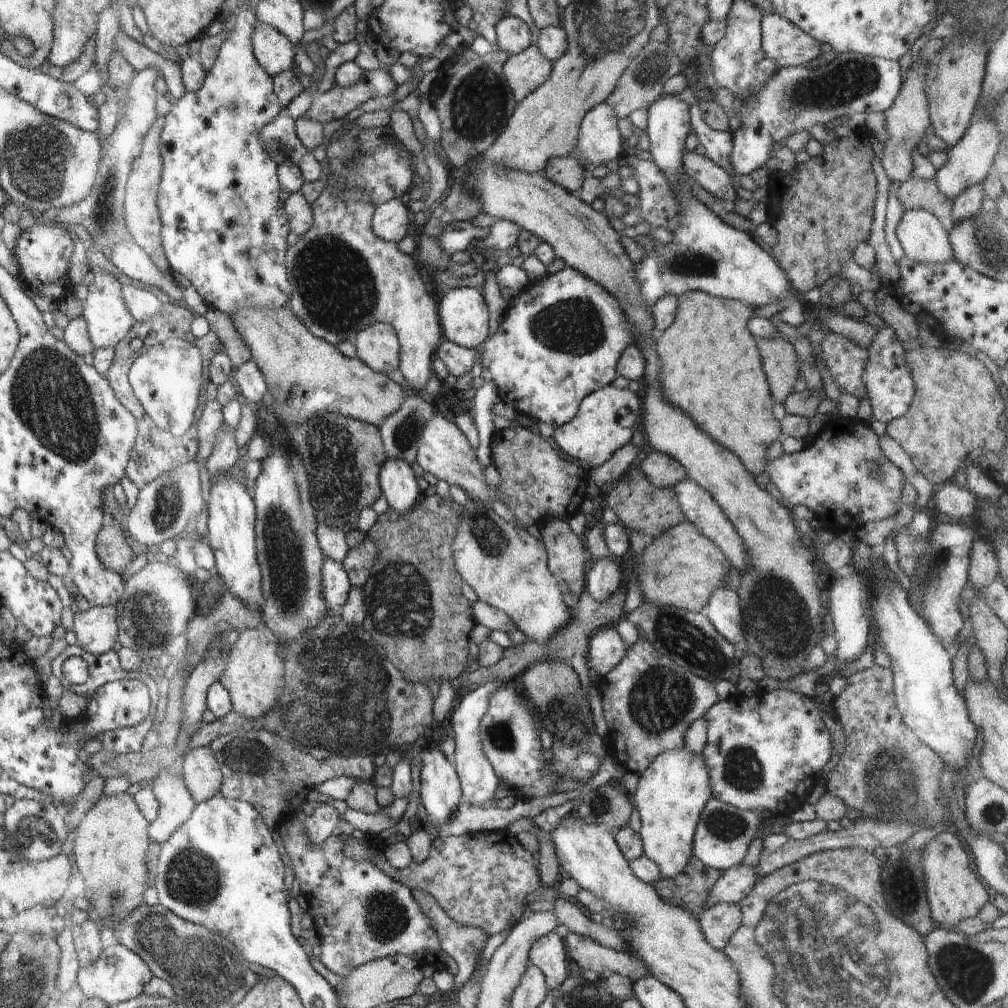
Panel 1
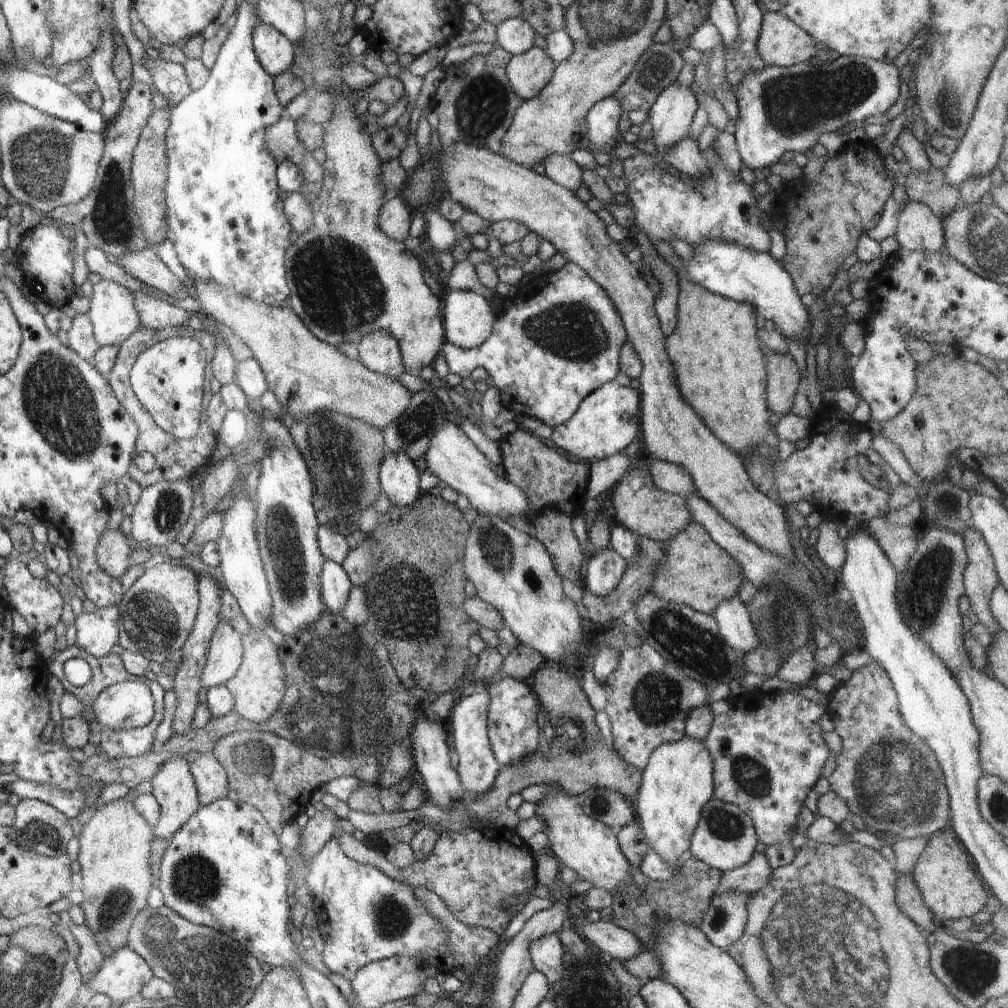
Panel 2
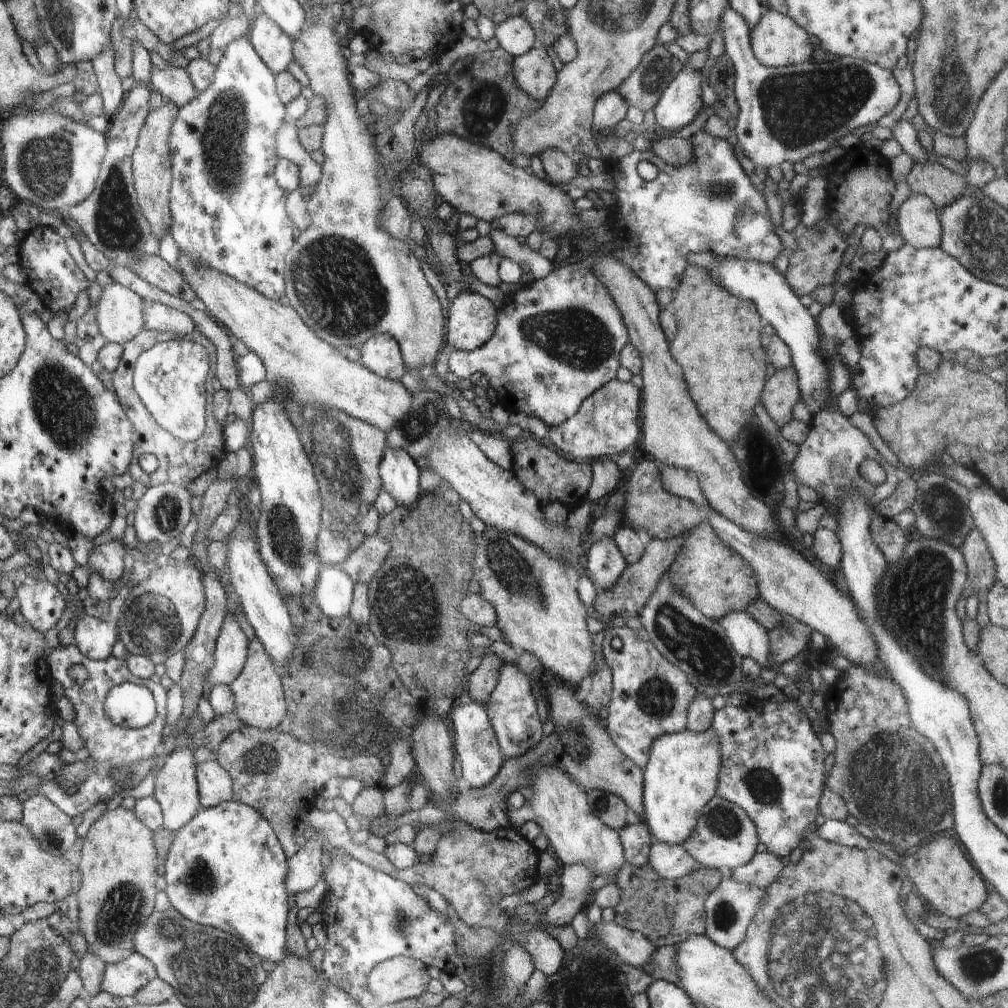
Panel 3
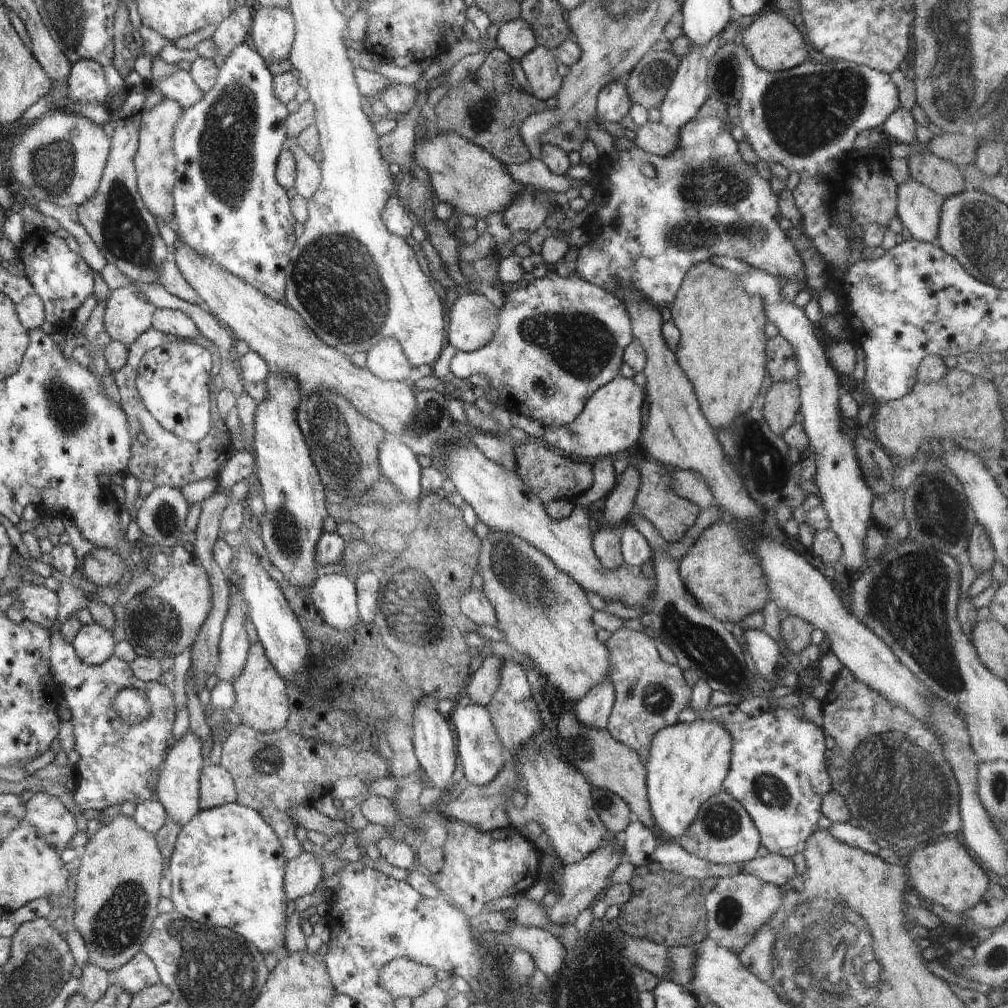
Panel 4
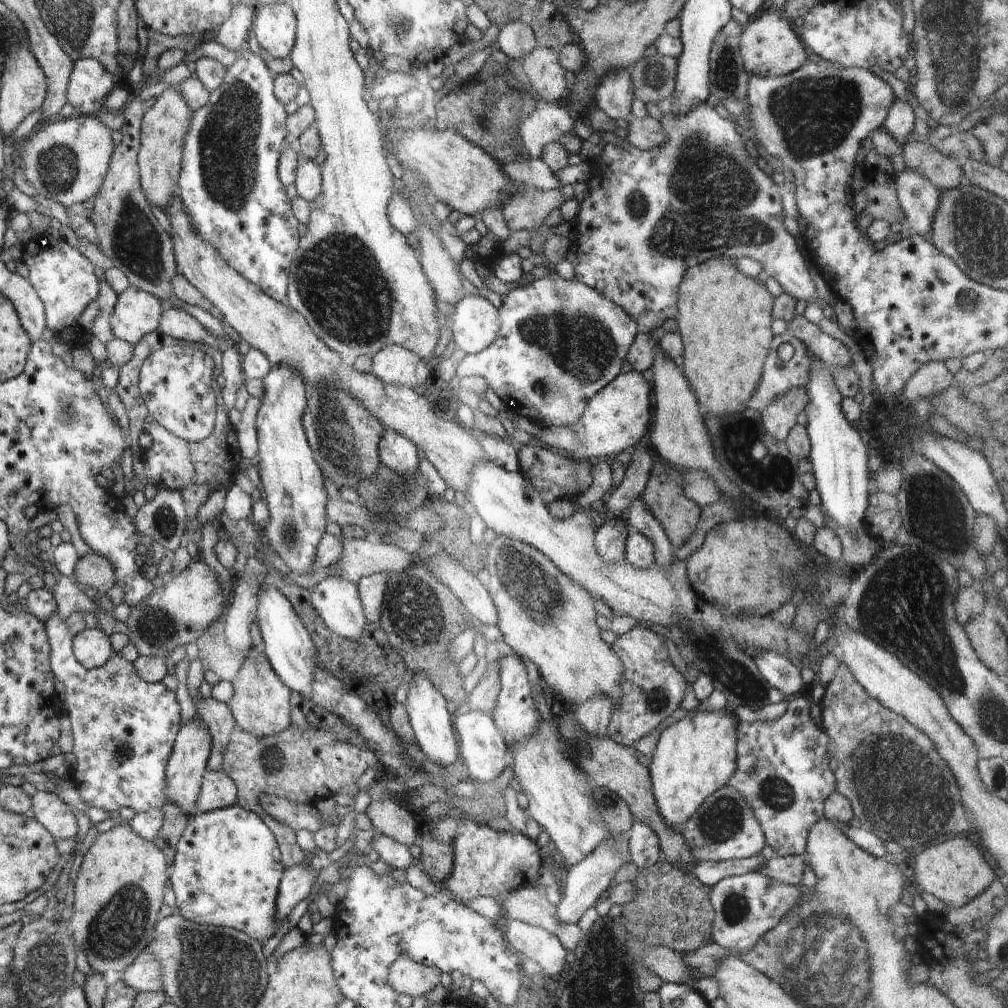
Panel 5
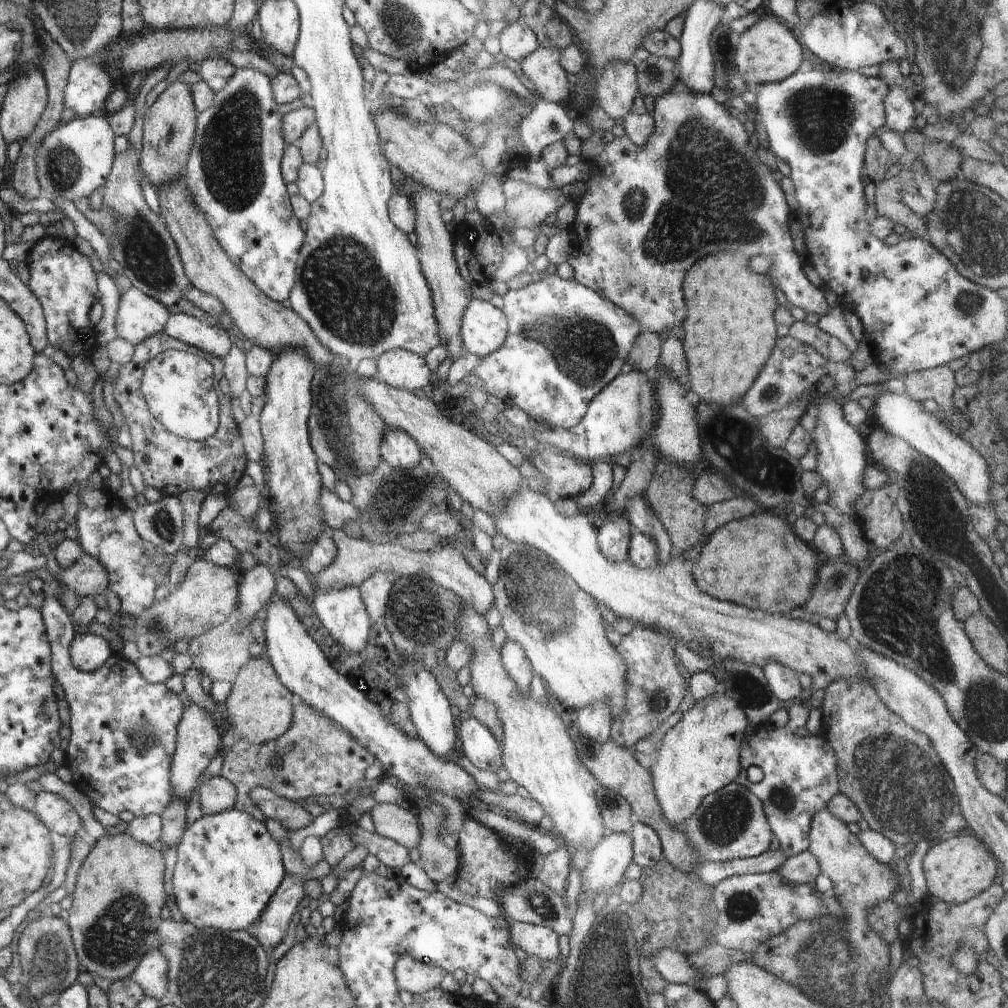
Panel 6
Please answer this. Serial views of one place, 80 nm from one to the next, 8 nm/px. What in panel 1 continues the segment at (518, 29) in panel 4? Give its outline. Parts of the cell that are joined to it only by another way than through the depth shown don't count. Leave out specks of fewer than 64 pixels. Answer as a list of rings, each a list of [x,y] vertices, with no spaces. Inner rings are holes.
[[[507,15],[494,28],[497,44],[509,55],[519,54],[532,44],[530,28],[520,18]]]

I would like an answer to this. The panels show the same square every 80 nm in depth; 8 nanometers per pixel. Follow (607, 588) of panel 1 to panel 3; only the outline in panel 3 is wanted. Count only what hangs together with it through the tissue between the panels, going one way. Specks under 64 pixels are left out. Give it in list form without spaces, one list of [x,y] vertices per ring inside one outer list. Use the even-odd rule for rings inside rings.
[[[613,537],[591,539],[587,554],[587,570],[589,579],[598,591],[612,587],[627,565]]]

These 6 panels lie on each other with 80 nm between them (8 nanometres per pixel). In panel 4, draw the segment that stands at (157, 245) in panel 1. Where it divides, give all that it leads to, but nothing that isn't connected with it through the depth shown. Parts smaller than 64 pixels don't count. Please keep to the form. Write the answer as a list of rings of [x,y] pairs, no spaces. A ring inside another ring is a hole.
[[[166,97],[160,104],[148,109],[142,117],[142,150],[138,150],[138,190],[142,190],[141,197],[146,198],[146,208],[167,224],[172,224],[174,218],[173,186],[176,181],[177,160],[173,149],[173,136],[183,112],[184,109],[178,102]]]

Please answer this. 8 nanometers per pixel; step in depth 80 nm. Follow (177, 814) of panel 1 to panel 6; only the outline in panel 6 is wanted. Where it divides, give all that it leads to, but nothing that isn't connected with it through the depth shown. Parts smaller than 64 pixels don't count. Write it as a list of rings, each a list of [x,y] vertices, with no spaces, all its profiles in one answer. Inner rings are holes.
[[[193,703],[184,710],[184,714],[177,728],[177,742],[170,762],[170,786],[173,797],[189,802],[192,792],[197,788],[206,768],[212,762],[212,758],[222,748],[222,734],[212,714],[198,708]]]

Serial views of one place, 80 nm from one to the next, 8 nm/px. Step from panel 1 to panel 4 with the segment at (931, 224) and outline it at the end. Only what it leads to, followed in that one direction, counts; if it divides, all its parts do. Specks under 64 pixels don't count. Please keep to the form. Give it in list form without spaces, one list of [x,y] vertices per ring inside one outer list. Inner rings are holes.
[[[911,176],[898,186],[897,216],[903,228],[917,241],[936,243],[942,195],[921,185]]]

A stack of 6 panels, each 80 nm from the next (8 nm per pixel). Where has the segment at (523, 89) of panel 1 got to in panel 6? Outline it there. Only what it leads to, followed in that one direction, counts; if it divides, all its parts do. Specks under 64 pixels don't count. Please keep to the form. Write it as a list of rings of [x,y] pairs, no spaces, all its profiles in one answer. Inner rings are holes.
[[[539,47],[520,62],[522,72],[546,101],[562,102],[568,98],[568,78],[560,65],[560,48]]]

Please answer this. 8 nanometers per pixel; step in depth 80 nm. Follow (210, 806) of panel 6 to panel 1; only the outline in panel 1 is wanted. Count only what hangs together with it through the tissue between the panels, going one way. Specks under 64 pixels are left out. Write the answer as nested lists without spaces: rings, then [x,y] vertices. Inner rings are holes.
[[[208,747],[189,750],[179,760],[184,782],[196,803],[214,797],[222,786],[222,772],[213,752]]]

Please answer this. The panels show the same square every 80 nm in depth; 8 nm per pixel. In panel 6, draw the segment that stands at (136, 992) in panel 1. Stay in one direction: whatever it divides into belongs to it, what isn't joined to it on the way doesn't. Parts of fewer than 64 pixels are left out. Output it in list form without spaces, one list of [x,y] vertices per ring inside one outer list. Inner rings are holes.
[[[153,949],[138,962],[138,966],[132,970],[128,978],[134,980],[147,996],[162,1000],[169,987],[168,975],[168,960],[160,950]]]

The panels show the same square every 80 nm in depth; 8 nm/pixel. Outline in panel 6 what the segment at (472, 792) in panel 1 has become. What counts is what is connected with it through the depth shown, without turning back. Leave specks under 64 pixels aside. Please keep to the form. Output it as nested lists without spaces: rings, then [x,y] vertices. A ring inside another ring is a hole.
[[[471,715],[458,728],[458,753],[476,768],[496,772],[503,766],[501,743],[496,736]]]

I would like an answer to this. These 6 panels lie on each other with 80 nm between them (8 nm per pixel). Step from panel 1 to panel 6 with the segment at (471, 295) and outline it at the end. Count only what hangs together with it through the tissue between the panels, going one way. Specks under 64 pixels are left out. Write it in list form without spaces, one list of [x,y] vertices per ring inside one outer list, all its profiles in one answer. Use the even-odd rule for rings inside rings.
[[[472,299],[462,318],[463,349],[483,358],[498,350],[506,337],[507,322],[502,310],[489,301]]]

